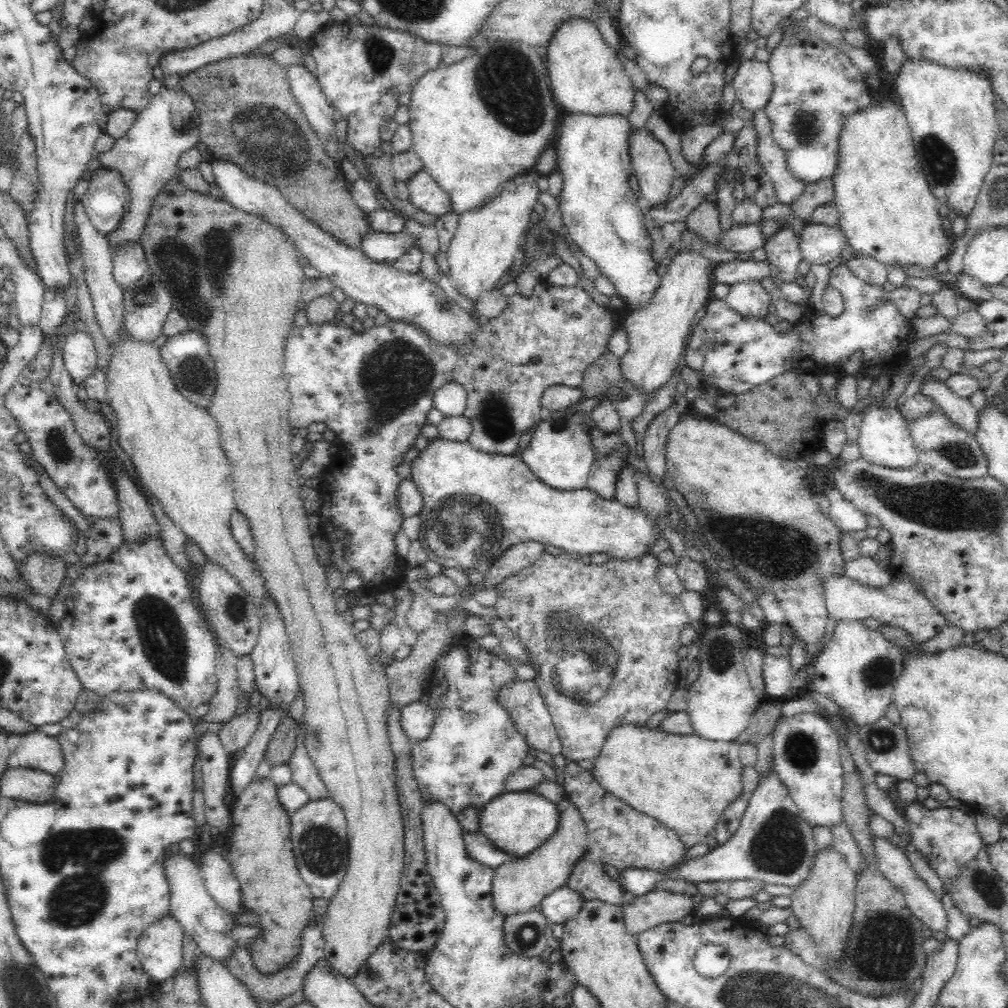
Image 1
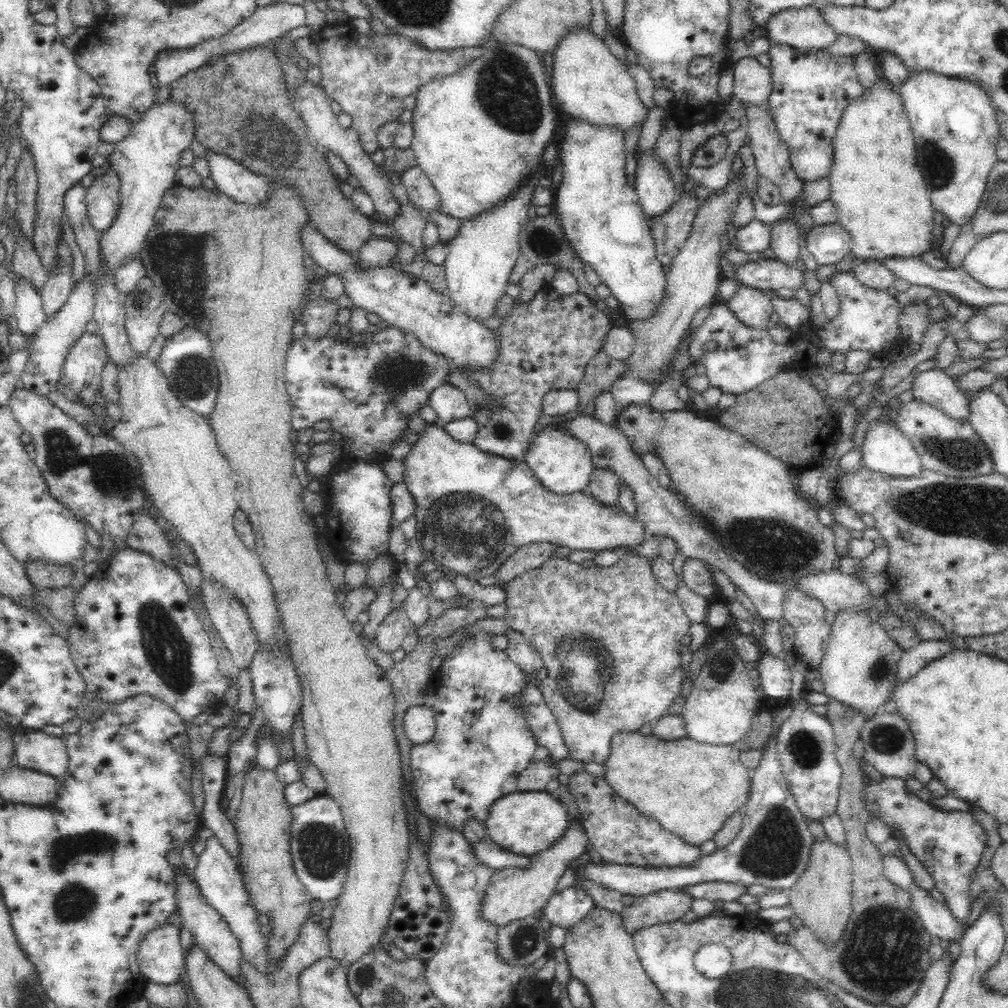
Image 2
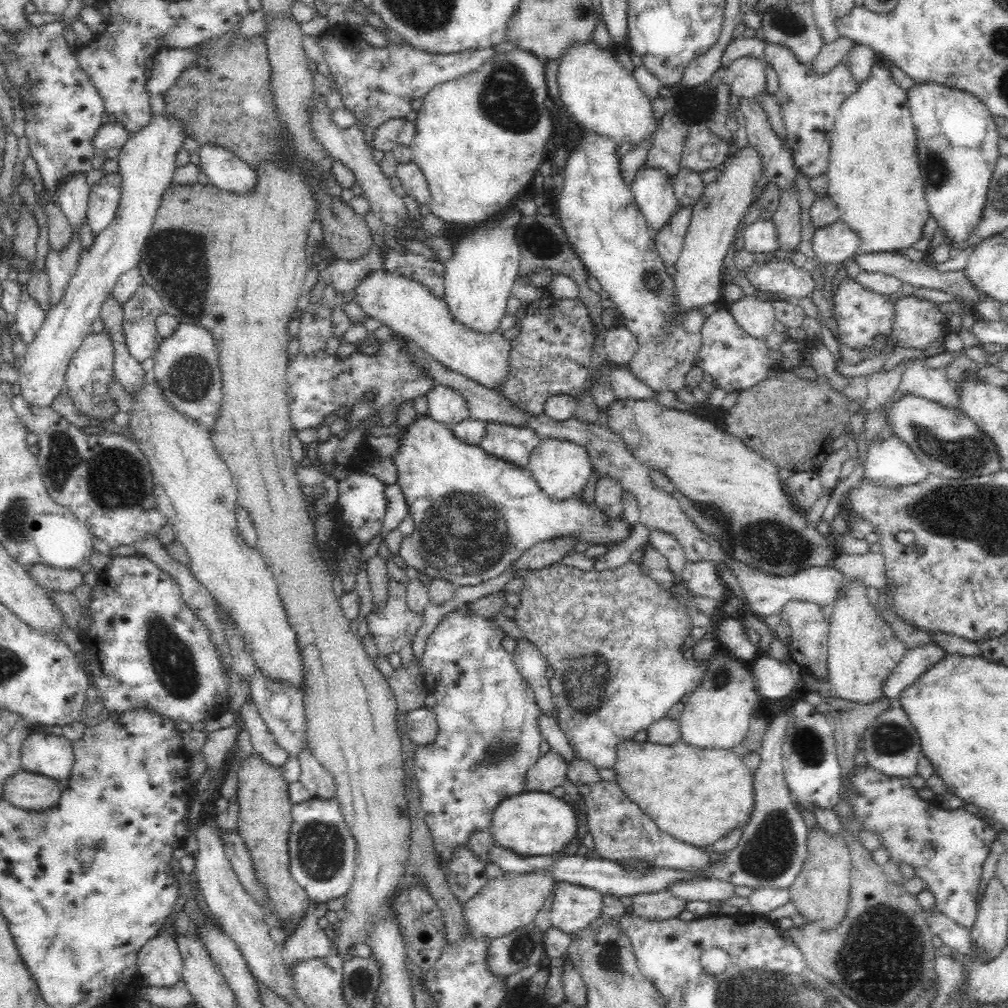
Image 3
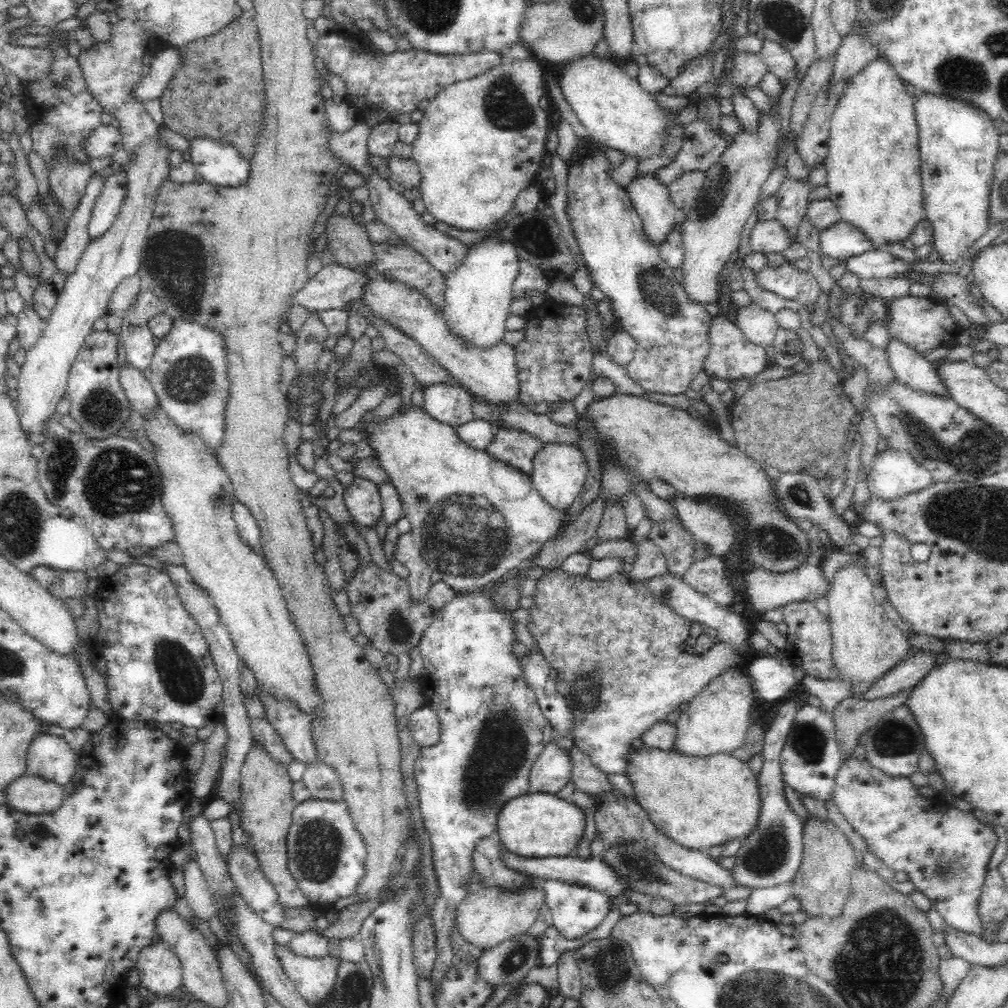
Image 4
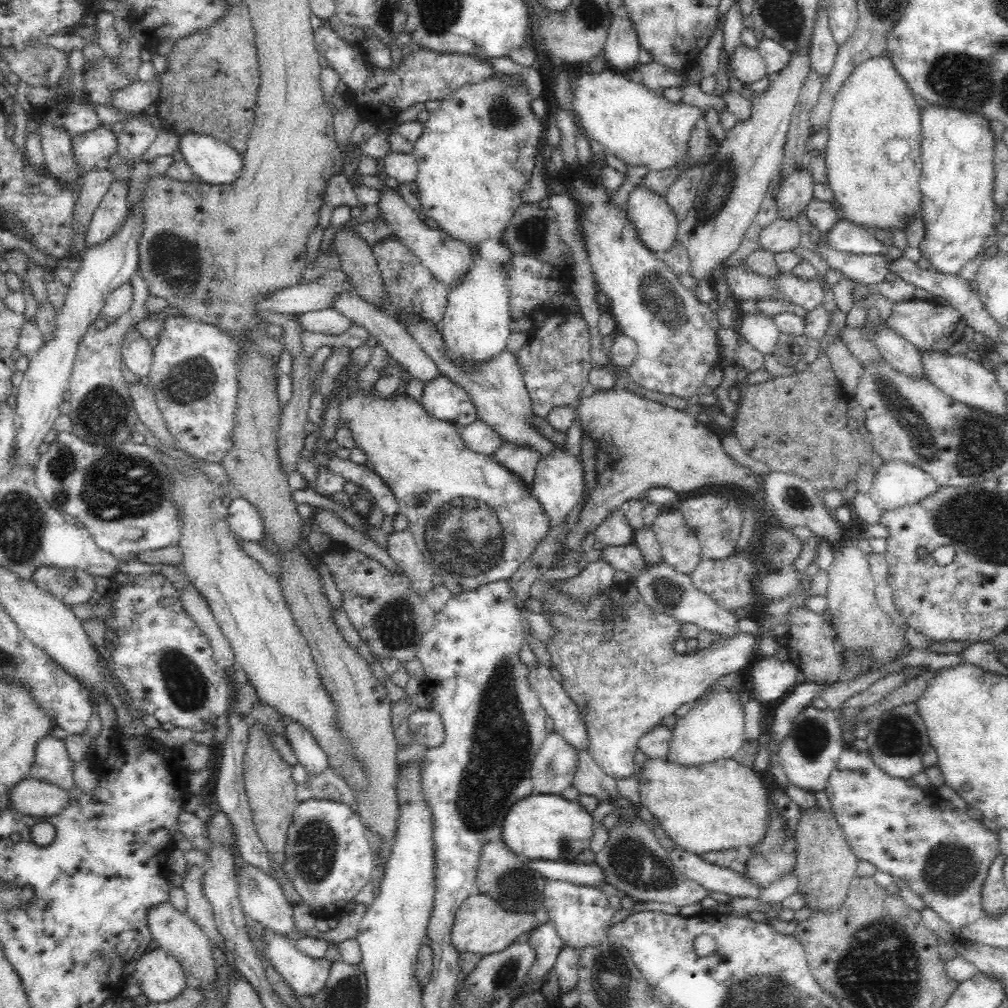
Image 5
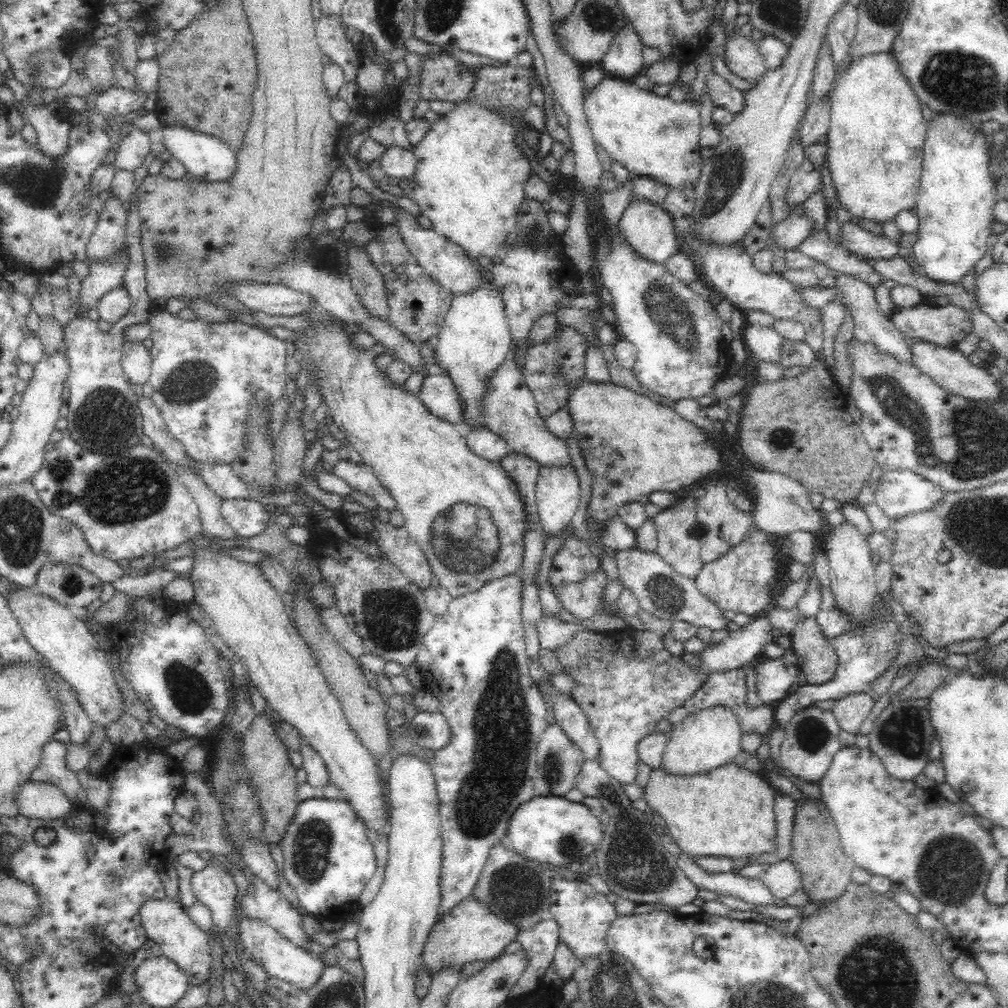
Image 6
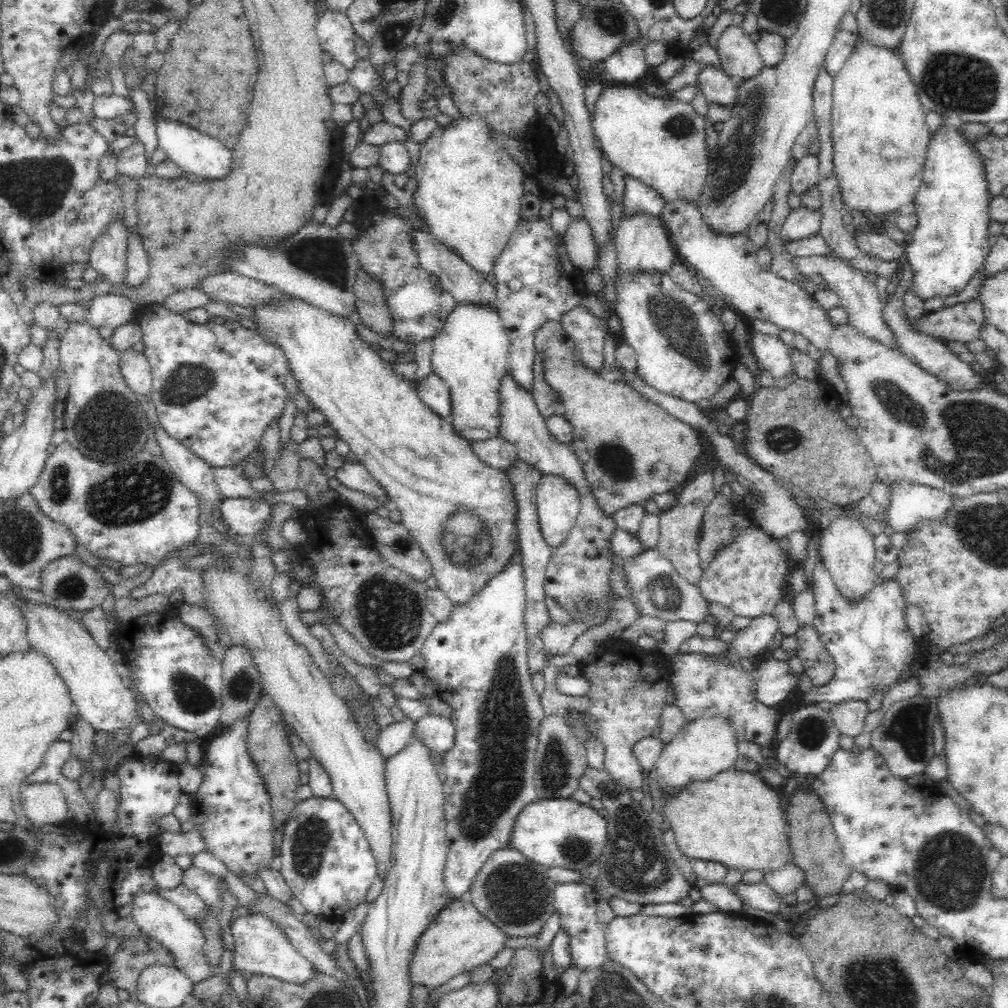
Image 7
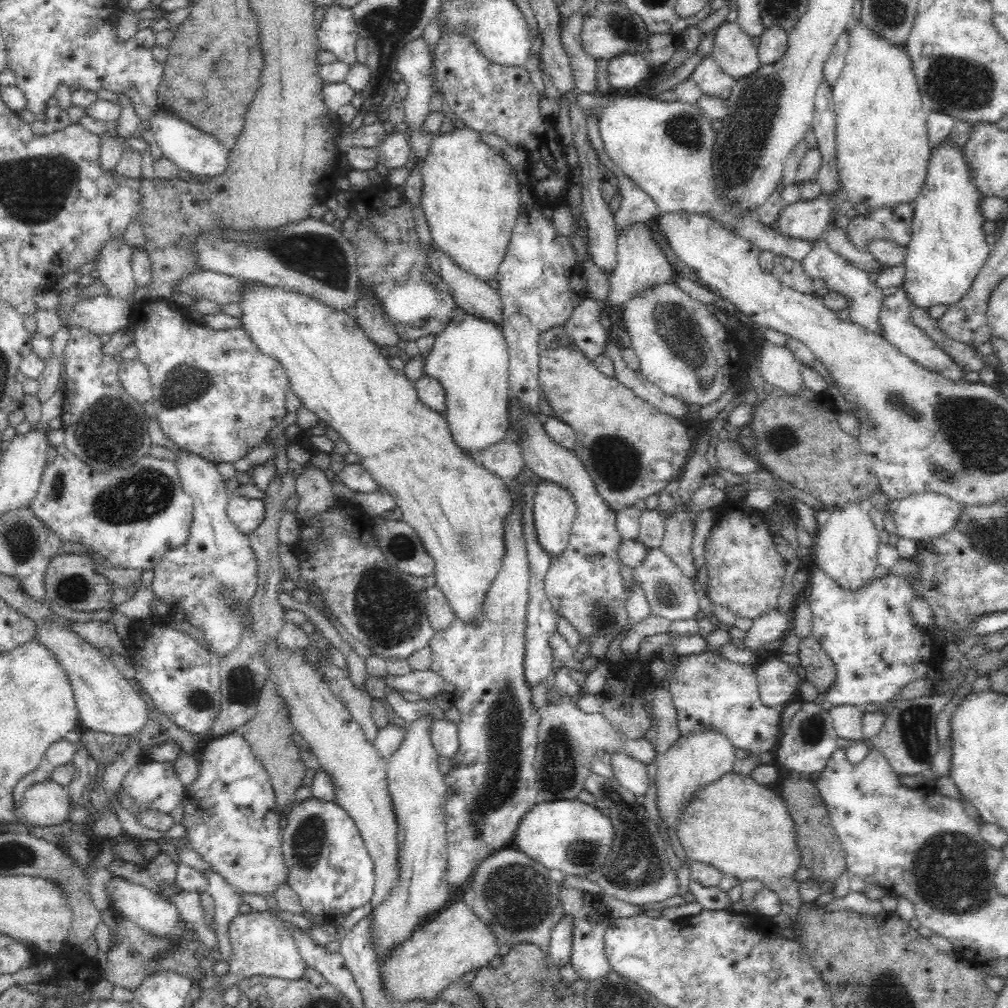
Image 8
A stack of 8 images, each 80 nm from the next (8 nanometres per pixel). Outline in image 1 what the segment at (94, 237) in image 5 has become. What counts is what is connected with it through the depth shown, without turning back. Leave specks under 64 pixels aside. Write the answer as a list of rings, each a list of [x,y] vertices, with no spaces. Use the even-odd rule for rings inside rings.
[[[104,167],[96,170],[89,181],[81,201],[92,226],[106,237],[122,220],[126,209],[126,185],[118,171]]]

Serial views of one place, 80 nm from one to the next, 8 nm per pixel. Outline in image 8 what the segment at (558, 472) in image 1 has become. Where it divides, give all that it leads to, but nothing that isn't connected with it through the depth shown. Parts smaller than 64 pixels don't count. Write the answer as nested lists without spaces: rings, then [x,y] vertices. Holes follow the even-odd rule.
[[[538,482],[533,501],[534,534],[550,558],[566,550],[576,516],[577,507],[568,490],[554,482]]]

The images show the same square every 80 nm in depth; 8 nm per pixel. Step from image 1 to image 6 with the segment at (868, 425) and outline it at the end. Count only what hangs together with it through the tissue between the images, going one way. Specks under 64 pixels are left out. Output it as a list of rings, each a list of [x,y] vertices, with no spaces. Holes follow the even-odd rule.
[[[908,470],[882,474],[875,491],[875,504],[896,524],[910,514],[930,512],[944,500],[945,492]]]

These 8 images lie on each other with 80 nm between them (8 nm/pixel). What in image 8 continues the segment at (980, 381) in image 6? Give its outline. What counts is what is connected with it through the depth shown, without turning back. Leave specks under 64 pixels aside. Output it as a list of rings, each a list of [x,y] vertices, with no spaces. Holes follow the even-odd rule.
[[[902,284],[898,286],[897,292],[884,298],[878,314],[879,334],[884,337],[894,348],[902,354],[917,362],[920,366],[925,366],[928,370],[943,374],[950,380],[960,380],[964,376],[964,369],[960,369],[949,354],[946,354],[917,324],[914,324],[912,306]]]

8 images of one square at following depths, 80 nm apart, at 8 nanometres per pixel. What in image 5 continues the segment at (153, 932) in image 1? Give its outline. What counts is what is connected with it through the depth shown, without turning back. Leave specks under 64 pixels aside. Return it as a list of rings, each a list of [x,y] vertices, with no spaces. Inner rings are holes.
[[[160,947],[142,954],[133,974],[150,1003],[170,1002],[187,987],[181,965]]]

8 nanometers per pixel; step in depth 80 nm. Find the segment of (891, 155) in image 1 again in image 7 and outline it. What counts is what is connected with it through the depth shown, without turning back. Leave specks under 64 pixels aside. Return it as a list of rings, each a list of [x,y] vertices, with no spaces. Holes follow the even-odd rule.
[[[859,36],[859,40],[855,43],[854,49],[850,52],[850,56],[846,59],[844,66],[834,77],[833,96],[833,114],[831,122],[834,153],[833,161],[843,201],[846,202],[848,206],[852,206],[852,208],[859,213],[872,212],[872,214],[876,214],[876,216],[888,214],[888,212],[897,212],[902,204],[913,203],[917,190],[923,183],[924,165],[931,134],[925,121],[925,110],[922,108],[921,101],[918,97],[917,86],[914,84],[910,73],[906,70],[905,62],[903,62],[900,53],[897,49],[870,45],[868,41],[864,41],[864,39]]]

